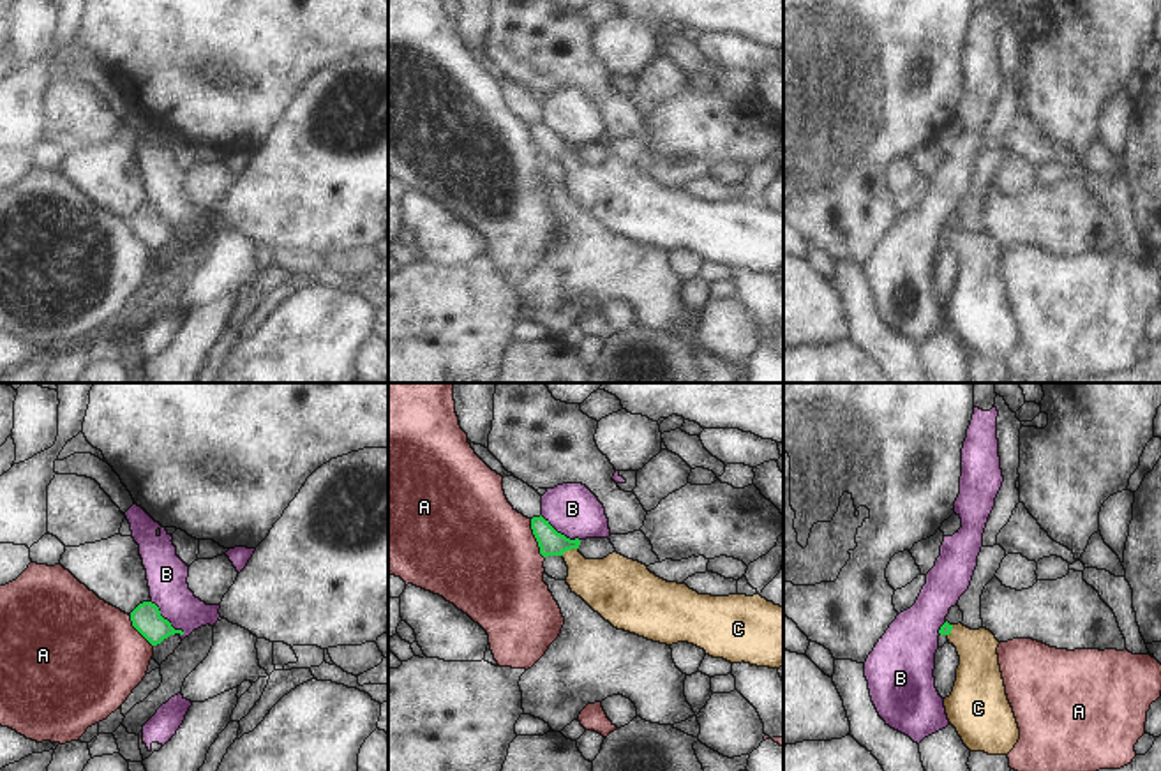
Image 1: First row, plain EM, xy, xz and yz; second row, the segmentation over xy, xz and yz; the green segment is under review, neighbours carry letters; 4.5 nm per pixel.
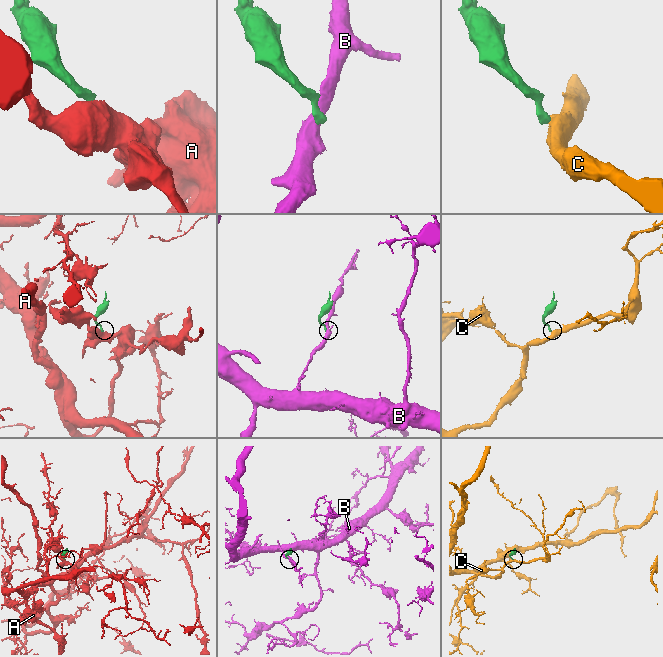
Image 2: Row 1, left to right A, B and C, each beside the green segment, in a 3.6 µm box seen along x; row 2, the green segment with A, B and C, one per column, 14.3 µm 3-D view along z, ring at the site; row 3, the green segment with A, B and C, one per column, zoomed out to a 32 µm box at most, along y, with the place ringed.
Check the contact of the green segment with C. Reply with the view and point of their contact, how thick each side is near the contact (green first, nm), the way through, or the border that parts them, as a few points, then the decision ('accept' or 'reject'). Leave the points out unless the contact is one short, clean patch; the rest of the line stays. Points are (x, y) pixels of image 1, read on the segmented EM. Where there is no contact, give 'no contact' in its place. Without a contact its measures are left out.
xz (569, 549) | 120/260 nm | across xz (551, 542), (569, 549), (599, 583), (609, 586) | accept

